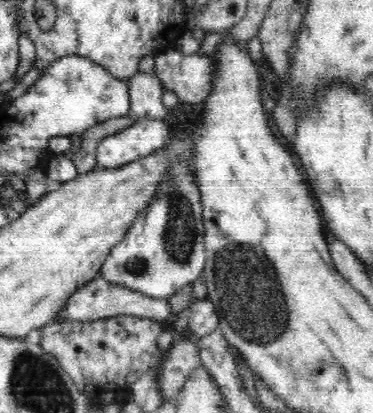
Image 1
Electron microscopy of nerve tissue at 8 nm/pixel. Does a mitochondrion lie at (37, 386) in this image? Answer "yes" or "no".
yes

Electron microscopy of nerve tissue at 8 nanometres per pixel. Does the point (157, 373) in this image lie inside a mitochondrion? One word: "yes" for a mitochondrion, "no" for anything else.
no

